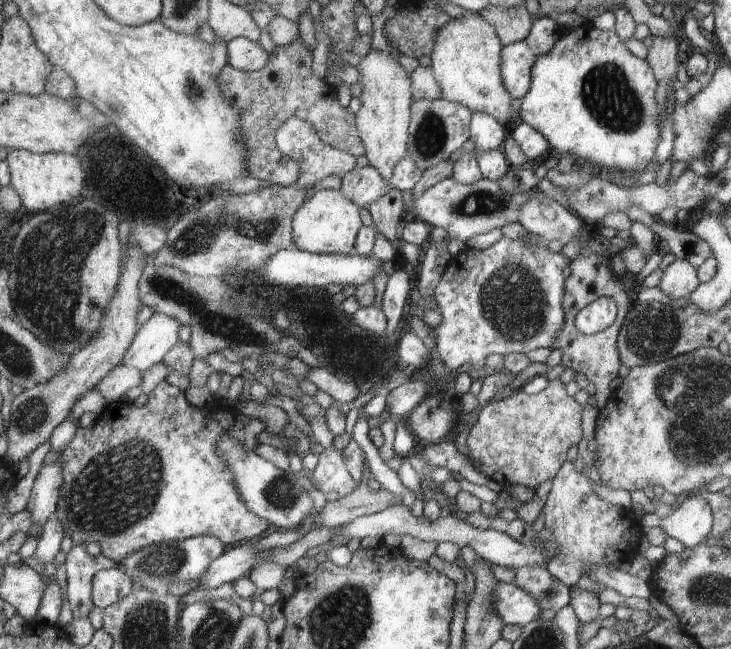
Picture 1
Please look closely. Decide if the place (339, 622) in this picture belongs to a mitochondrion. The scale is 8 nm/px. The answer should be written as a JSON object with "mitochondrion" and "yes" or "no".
{"mitochondrion":"yes"}

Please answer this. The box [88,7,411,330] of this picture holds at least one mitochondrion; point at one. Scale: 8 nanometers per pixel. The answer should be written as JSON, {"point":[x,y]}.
{"point":[222,221]}

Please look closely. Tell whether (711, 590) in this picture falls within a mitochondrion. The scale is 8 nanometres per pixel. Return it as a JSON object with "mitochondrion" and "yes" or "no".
{"mitochondrion":"yes"}

